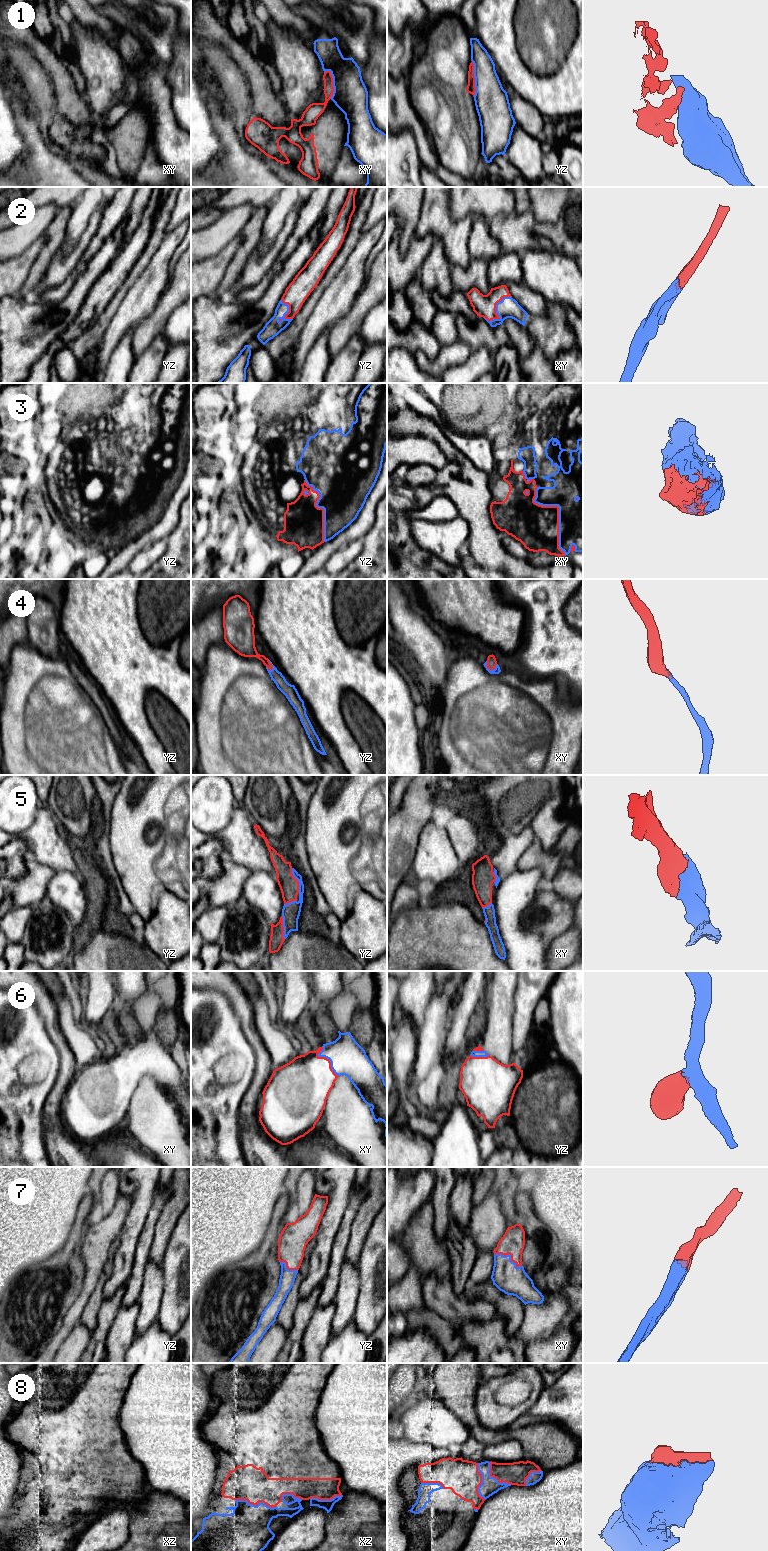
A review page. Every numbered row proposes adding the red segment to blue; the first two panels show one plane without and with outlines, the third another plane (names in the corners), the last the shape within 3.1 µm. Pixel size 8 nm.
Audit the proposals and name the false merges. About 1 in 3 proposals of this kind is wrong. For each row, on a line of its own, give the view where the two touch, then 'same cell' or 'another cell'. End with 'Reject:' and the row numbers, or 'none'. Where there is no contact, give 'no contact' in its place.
1: yz | another cell
2: xy | same cell
3: xy | same cell
4: xy | same cell
5: yz | same cell
6: xy | same cell
7: xy | same cell
8: xz | same cell
Reject: 1

